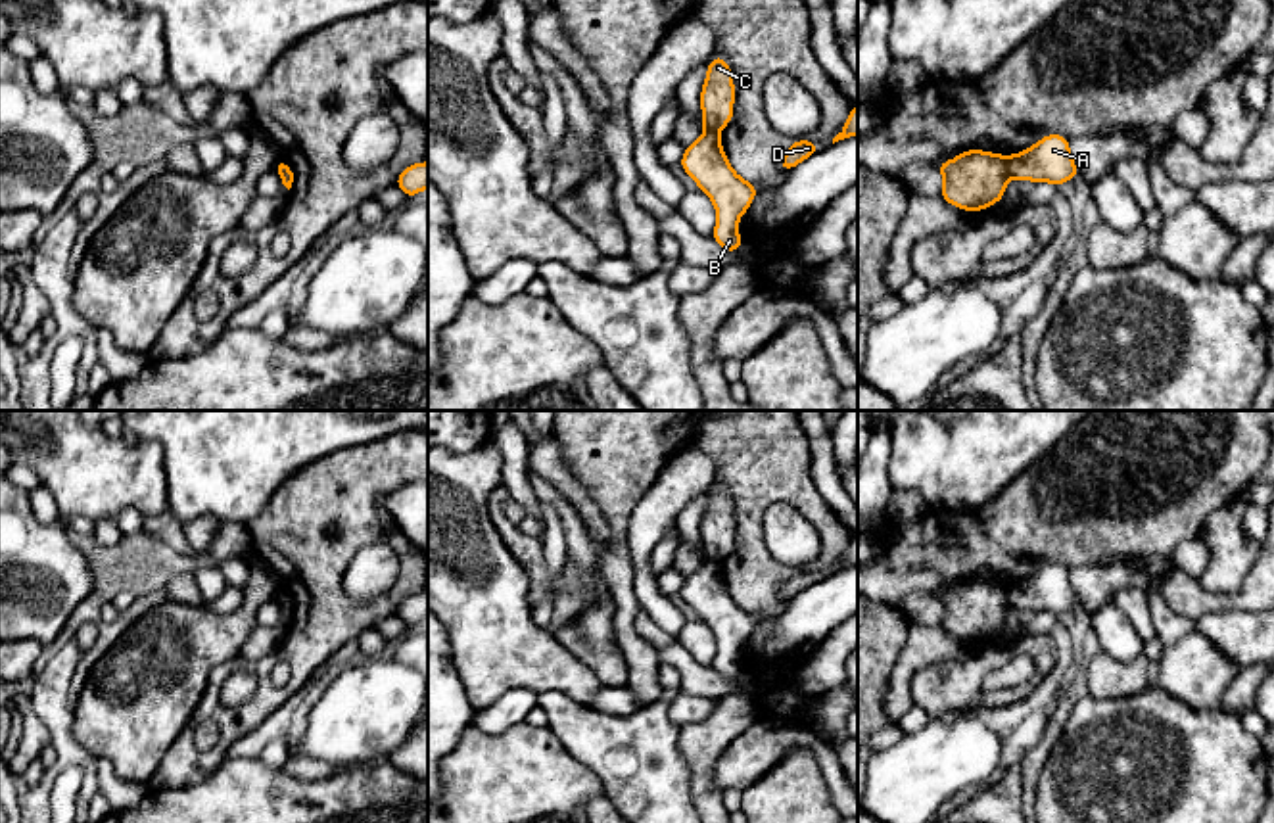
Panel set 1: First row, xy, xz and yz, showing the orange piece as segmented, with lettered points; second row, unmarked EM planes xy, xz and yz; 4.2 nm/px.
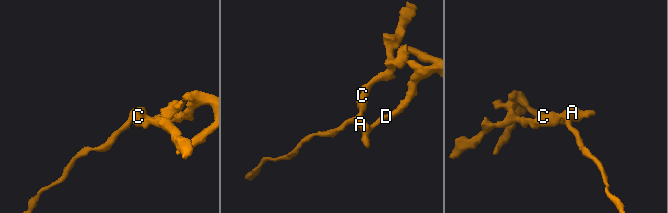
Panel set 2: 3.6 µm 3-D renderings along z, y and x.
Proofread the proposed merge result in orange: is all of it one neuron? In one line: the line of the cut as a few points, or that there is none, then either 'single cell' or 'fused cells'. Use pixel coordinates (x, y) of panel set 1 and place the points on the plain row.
cut in yz along (1006, 587), (1010, 603); fused cells

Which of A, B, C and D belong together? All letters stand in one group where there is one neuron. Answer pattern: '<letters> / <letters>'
A B D / C

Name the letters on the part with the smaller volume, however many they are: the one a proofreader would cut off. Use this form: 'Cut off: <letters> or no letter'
Cut off: C

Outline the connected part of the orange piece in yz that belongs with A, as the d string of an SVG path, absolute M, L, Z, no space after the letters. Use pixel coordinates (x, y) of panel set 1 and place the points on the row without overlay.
M1046 564L1026 581L1009 585L1007 599L1013 608L1055 616L1078 606L1078 597L1069 581L1069 568L1061 564Z

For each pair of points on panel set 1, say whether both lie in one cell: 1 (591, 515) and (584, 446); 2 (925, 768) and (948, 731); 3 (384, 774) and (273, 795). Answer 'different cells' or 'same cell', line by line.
1: different cells
2: same cell
3: same cell

